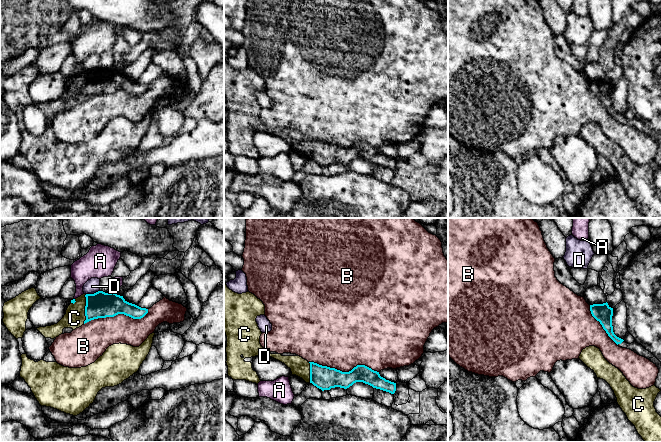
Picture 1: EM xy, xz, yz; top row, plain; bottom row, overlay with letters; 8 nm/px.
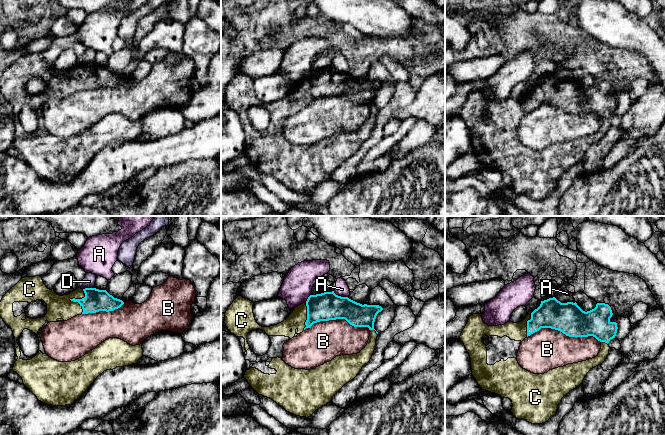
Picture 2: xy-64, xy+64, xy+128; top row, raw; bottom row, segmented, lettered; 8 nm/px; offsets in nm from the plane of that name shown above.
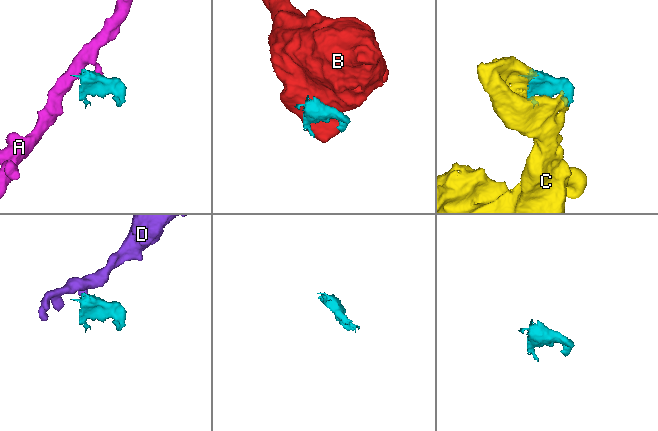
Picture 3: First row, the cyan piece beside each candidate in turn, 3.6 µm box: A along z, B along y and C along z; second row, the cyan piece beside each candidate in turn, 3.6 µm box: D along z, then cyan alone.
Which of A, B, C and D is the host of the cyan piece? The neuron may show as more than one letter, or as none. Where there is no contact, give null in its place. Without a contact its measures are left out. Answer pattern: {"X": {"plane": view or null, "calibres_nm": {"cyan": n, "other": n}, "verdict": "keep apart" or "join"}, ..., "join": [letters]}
{"A": {"plane": "xy", "calibres_nm": {"cyan": 200, "other": 20}, "verdict": "keep apart"}, "B": {"plane": "xz", "calibres_nm": {"cyan": 190, "other": 460}, "verdict": "keep apart"}, "C": {"plane": "xy", "calibres_nm": {"cyan": 200, "other": 160}, "verdict": "join"}, "D": {"plane": "xy", "calibres_nm": {"cyan": 200, "other": 120}, "verdict": "keep apart"}, "join": ["C"]}

